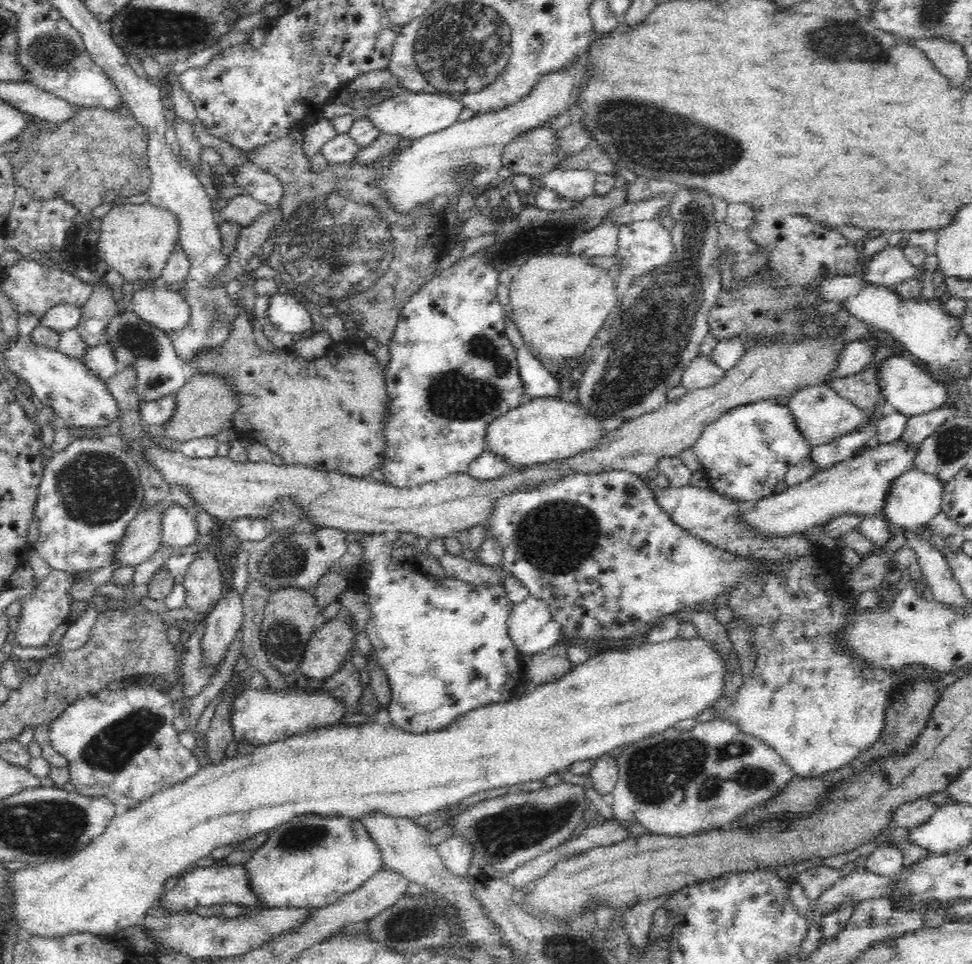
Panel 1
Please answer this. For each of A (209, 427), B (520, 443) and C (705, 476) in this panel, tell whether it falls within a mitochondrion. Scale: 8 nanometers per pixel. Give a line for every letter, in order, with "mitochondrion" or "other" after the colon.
A: other
B: other
C: other

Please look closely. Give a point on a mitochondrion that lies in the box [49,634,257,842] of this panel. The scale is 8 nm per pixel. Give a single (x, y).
(114, 748)

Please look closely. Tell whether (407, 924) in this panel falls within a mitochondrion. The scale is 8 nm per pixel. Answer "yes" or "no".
yes

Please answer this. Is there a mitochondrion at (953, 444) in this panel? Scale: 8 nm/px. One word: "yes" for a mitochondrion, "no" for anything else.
yes

